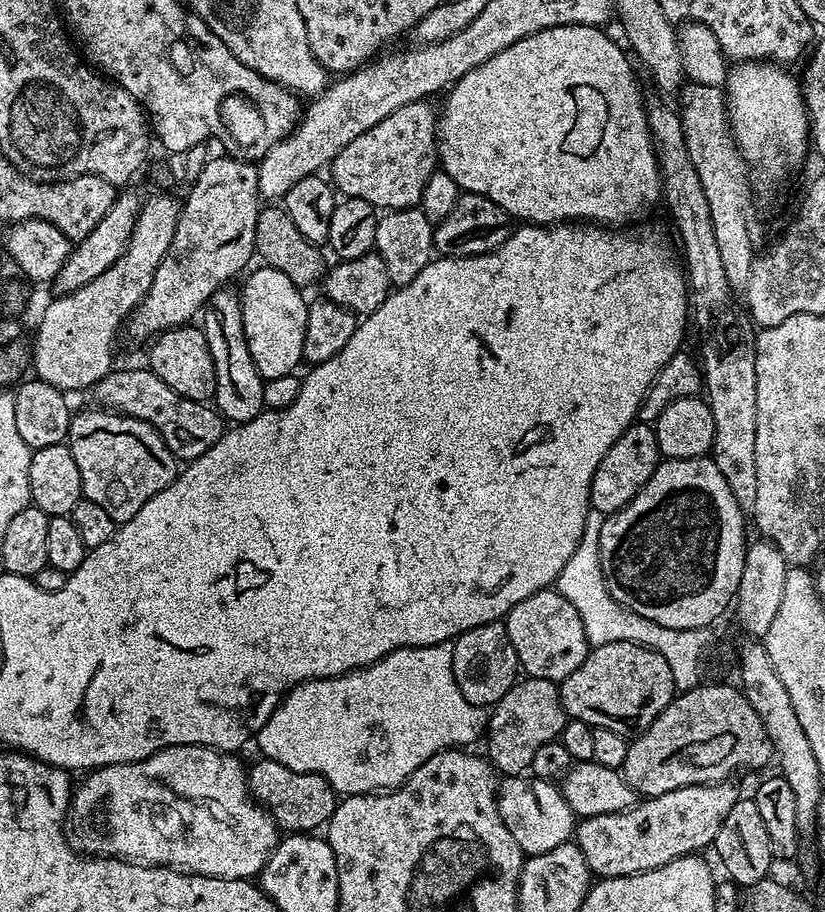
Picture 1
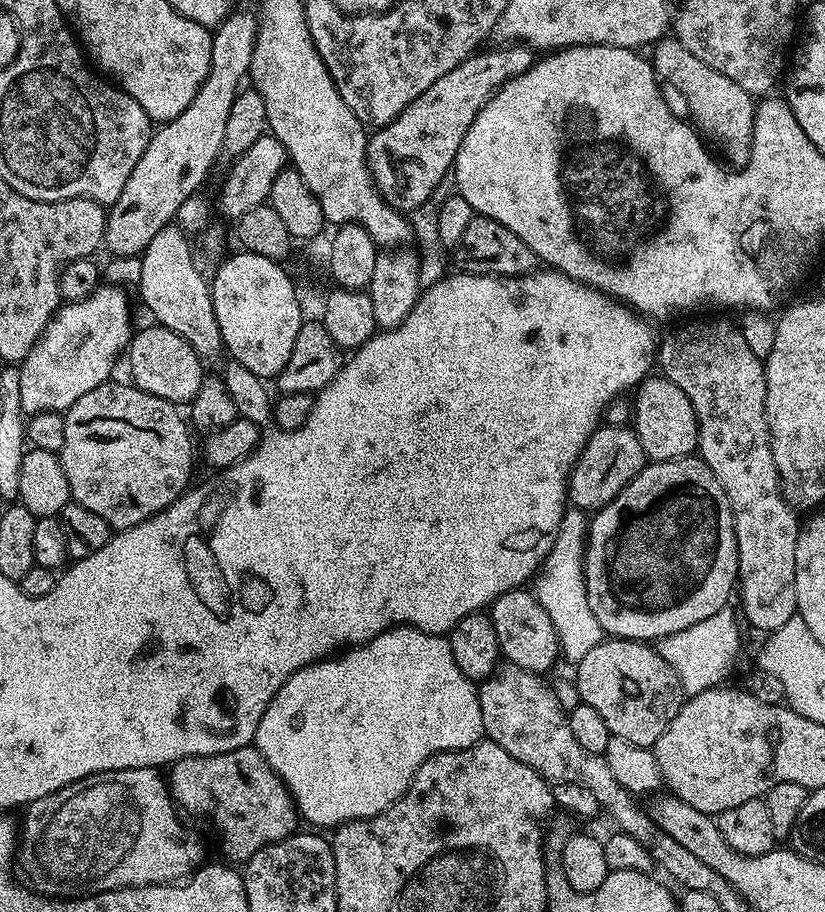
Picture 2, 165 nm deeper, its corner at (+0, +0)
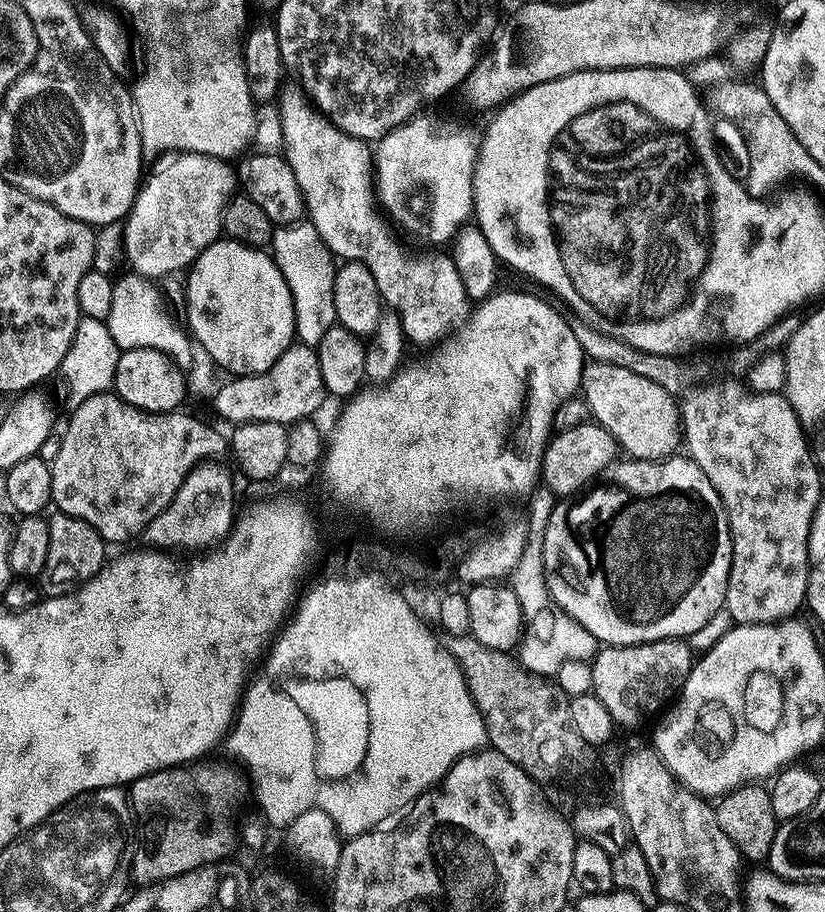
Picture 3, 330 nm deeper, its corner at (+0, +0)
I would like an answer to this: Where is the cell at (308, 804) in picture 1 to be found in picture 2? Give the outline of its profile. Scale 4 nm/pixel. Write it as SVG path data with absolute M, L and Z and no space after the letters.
M255 746L230 750L229 752L214 754L213 756L187 756L186 758L182 758L167 769L166 783L172 800L175 801L183 811L185 808L186 811L193 812L196 816L212 816L213 822L216 823L216 832L220 835L221 842L224 843L224 852L229 856L229 858L227 857L229 861L248 861L256 851L262 850L262 848L268 844L278 843L279 840L286 839L297 831L298 826L296 826L296 820L298 821L298 813L296 804L292 801L292 795L289 794L288 788L281 782L279 776L276 775L275 770L264 761L264 755L260 753Z

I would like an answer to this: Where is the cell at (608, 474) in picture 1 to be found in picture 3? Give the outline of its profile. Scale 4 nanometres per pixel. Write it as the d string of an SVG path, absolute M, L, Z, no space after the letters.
M585 422L565 432L556 432L549 439L544 450L544 460L540 464L543 487L549 488L558 498L575 497L617 463L616 452L618 445L615 438L598 423Z

